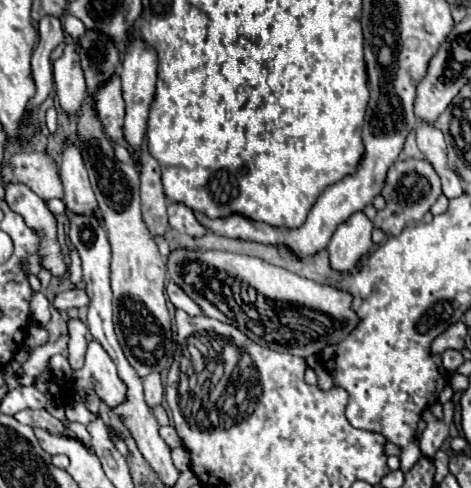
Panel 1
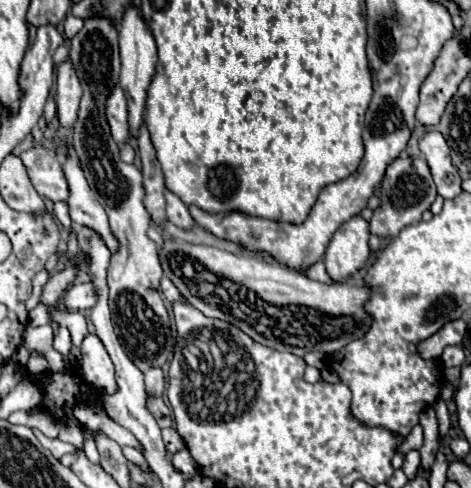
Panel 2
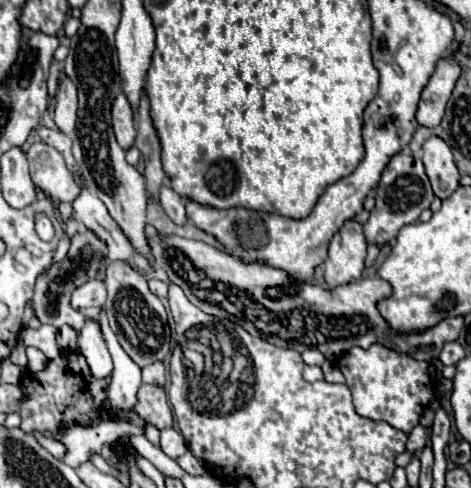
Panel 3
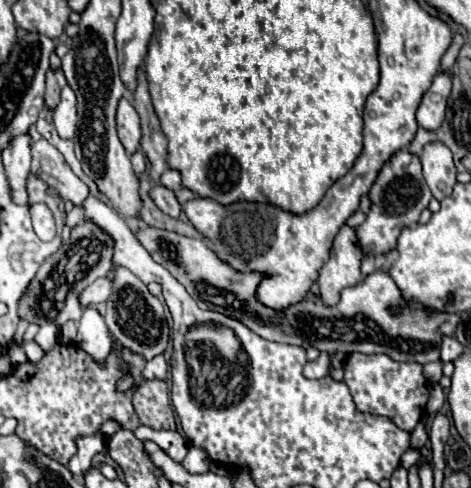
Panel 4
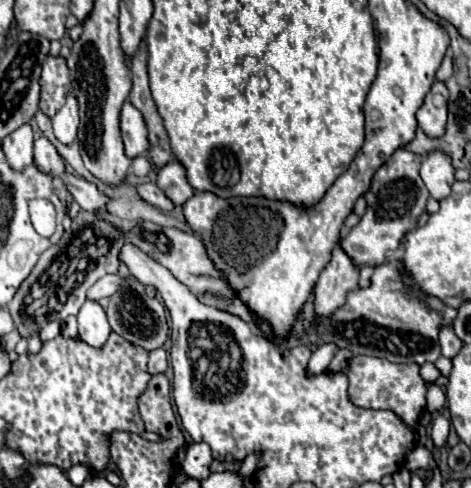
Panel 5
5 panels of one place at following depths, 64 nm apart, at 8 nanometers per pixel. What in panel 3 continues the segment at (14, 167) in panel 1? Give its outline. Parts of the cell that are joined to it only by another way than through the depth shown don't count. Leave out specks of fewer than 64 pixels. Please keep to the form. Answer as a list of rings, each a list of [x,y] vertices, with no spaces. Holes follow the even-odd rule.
[[[32,144],[26,152],[30,164],[30,176],[36,188],[40,188],[46,196],[58,202],[72,202],[80,188],[76,188],[76,180],[72,180],[72,172],[66,168],[64,158],[48,144]]]

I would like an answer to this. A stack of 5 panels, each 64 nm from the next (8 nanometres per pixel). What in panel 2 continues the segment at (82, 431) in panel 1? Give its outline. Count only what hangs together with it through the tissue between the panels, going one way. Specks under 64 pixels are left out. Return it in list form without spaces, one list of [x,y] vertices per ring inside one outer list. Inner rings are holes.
[[[84,430],[84,436],[86,436],[86,440],[84,440],[84,452],[86,452],[86,456],[88,456],[92,462],[98,464],[98,450],[96,450],[92,432],[90,432],[90,430]]]

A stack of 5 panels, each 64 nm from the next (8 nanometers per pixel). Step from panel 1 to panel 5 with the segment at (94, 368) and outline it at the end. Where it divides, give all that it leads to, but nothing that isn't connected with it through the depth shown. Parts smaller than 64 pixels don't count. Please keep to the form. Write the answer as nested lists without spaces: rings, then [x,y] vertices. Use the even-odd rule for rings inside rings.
[[[86,300],[78,312],[78,338],[92,348],[102,348],[110,334],[112,330],[100,304]]]

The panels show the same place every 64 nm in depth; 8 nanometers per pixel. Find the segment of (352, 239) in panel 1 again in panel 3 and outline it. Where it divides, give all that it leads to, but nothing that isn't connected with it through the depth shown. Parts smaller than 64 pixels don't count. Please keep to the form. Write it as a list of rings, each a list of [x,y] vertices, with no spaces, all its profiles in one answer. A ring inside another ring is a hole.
[[[348,220],[332,238],[328,258],[322,264],[324,280],[328,288],[336,288],[350,280],[356,280],[364,272],[366,260],[366,236],[364,226],[356,220]]]

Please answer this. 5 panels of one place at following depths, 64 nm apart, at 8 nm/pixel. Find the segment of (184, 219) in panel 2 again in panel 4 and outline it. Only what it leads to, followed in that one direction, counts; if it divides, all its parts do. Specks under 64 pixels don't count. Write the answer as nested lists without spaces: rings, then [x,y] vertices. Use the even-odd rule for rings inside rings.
[[[156,184],[156,186],[152,186],[150,196],[152,196],[152,200],[156,202],[156,206],[158,206],[164,214],[168,214],[168,216],[172,216],[172,218],[178,218],[178,216],[182,214],[182,206],[180,206],[176,194],[174,194],[170,188],[166,188],[166,186],[162,186],[162,184]]]

